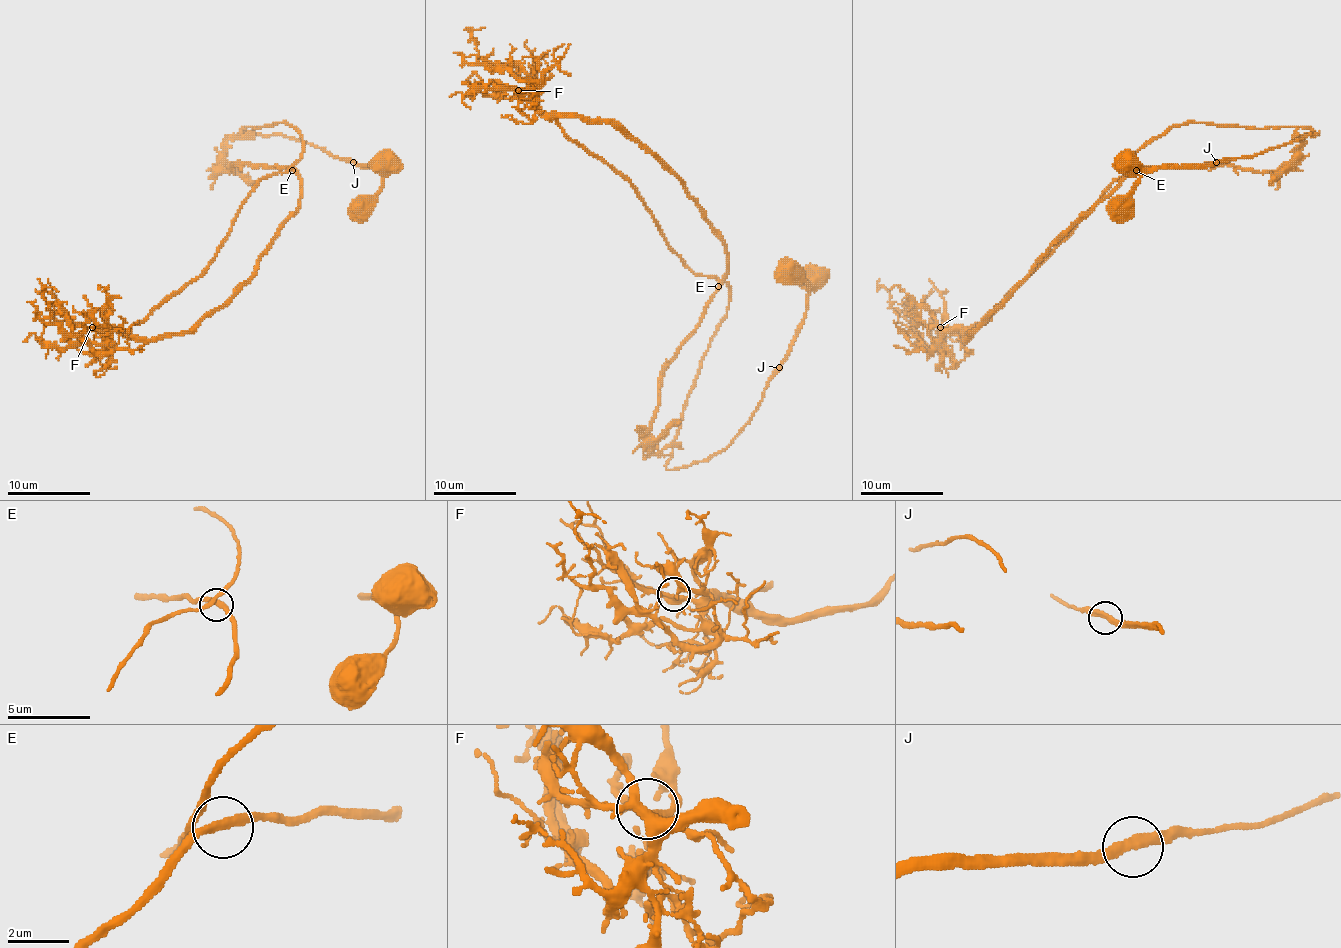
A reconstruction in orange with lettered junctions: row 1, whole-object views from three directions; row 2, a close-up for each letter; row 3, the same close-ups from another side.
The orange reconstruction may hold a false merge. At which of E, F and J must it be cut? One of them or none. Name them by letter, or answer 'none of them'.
J

